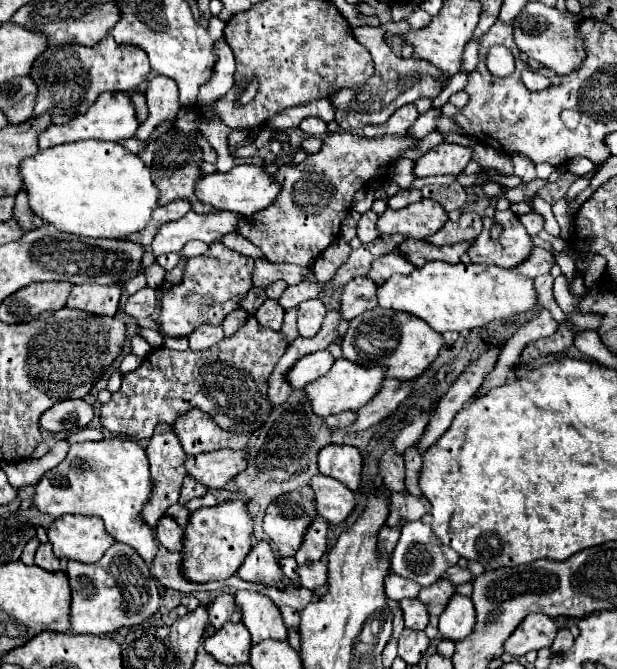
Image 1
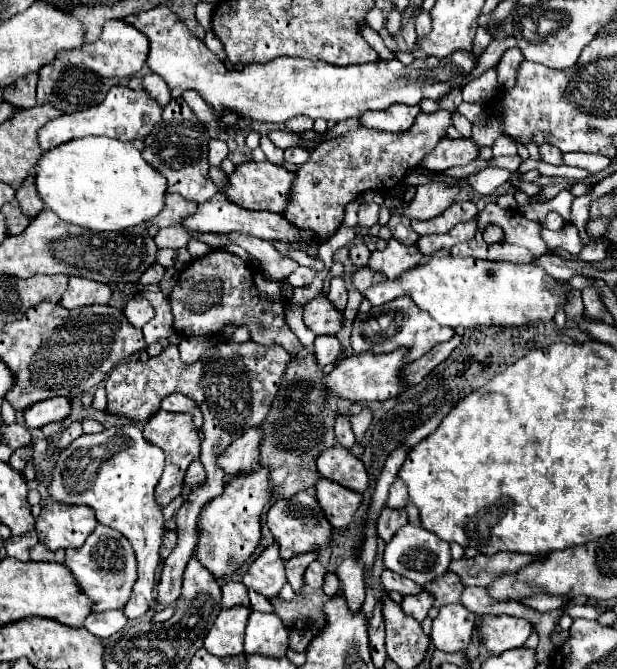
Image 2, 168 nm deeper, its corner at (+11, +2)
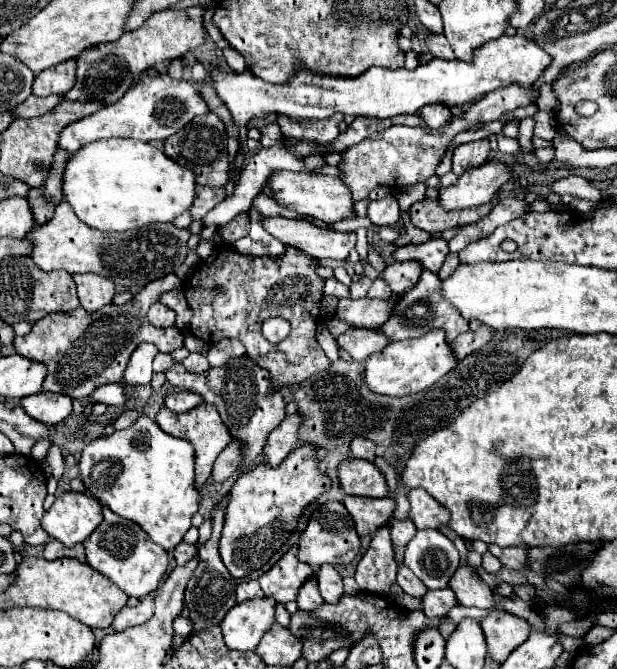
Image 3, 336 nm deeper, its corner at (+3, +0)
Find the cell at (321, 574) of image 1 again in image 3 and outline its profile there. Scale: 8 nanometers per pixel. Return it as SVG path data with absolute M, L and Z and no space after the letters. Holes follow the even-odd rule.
M323 564L317 572L317 582L319 582L319 592L325 602L335 604L343 596L343 582L339 572L331 564Z

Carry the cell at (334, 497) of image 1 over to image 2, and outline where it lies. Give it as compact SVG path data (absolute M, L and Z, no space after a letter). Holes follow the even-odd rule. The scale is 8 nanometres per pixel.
M321 478L317 482L317 500L333 528L347 528L363 502L363 494L343 488L337 482Z

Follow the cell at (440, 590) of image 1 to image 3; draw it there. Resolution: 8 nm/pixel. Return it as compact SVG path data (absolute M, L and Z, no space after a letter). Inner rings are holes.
M463 566L449 580L449 588L455 592L455 598L461 606L477 606L477 608L493 608L495 602L489 586L475 574L473 568Z

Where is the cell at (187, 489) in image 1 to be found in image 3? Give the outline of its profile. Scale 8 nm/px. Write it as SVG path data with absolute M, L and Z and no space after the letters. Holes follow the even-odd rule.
M231 442L215 460L213 464L213 470L211 470L211 480L213 482L225 482L239 466L239 458L241 454L237 452L239 444L237 442Z

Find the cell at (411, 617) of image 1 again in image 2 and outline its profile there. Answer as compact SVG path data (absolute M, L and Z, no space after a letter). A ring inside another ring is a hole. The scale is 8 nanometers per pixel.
M425 590L415 596L405 596L401 602L403 612L413 616L419 622L423 622L427 618L427 612L431 610L431 606L433 606L433 596L429 596L429 592L425 592Z

